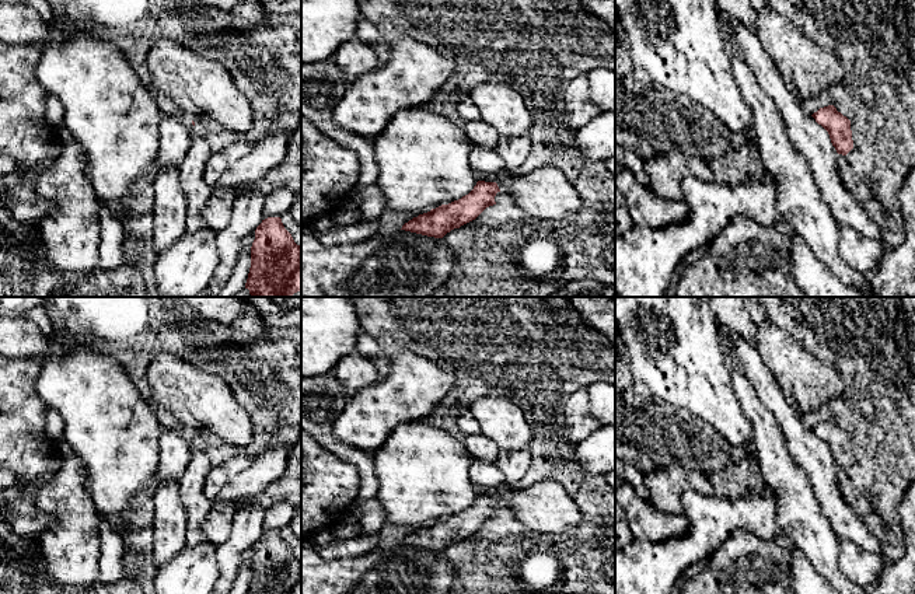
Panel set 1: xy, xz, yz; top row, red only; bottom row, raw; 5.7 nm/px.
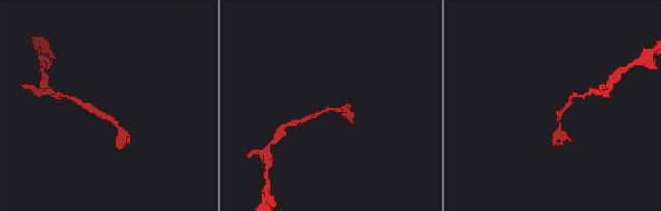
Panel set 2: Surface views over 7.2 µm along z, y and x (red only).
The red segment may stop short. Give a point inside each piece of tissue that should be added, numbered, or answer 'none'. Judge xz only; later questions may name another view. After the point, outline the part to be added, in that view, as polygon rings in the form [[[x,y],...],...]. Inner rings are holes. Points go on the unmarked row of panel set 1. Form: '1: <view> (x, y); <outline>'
none

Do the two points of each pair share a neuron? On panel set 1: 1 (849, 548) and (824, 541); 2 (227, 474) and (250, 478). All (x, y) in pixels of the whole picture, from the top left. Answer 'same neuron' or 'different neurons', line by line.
1: different neurons
2: different neurons

